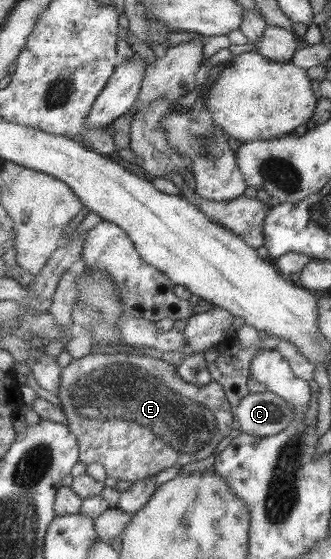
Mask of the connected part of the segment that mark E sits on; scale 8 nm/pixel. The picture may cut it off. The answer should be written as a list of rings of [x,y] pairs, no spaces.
[[[93,351],[82,358],[73,360],[62,371],[62,380],[57,396],[62,404],[62,411],[67,416],[68,426],[79,439],[80,462],[87,466],[93,465],[93,463],[104,466],[106,474],[116,481],[135,483],[147,480],[151,476],[157,476],[161,471],[169,469],[169,467],[181,467],[187,465],[187,463],[201,461],[205,457],[209,457],[215,451],[215,445],[233,431],[229,403],[220,383],[213,380],[209,380],[209,383],[202,386],[187,383],[184,379],[181,379],[175,366],[161,359],[153,359],[152,356],[143,356],[143,354],[128,354],[127,352],[105,354],[102,351]]]

